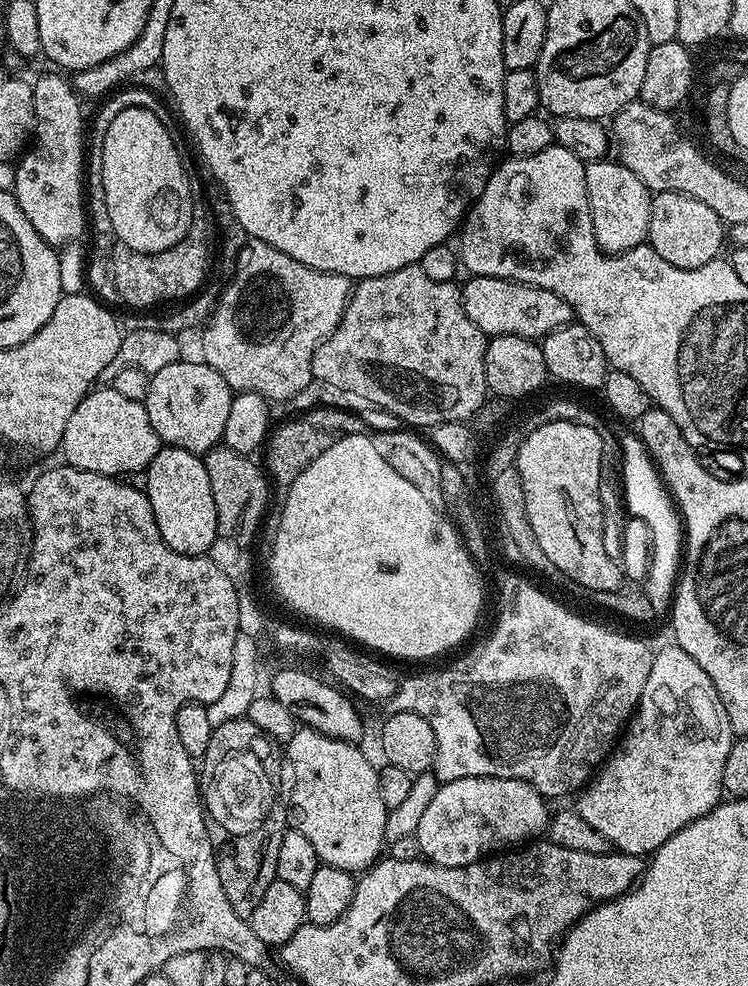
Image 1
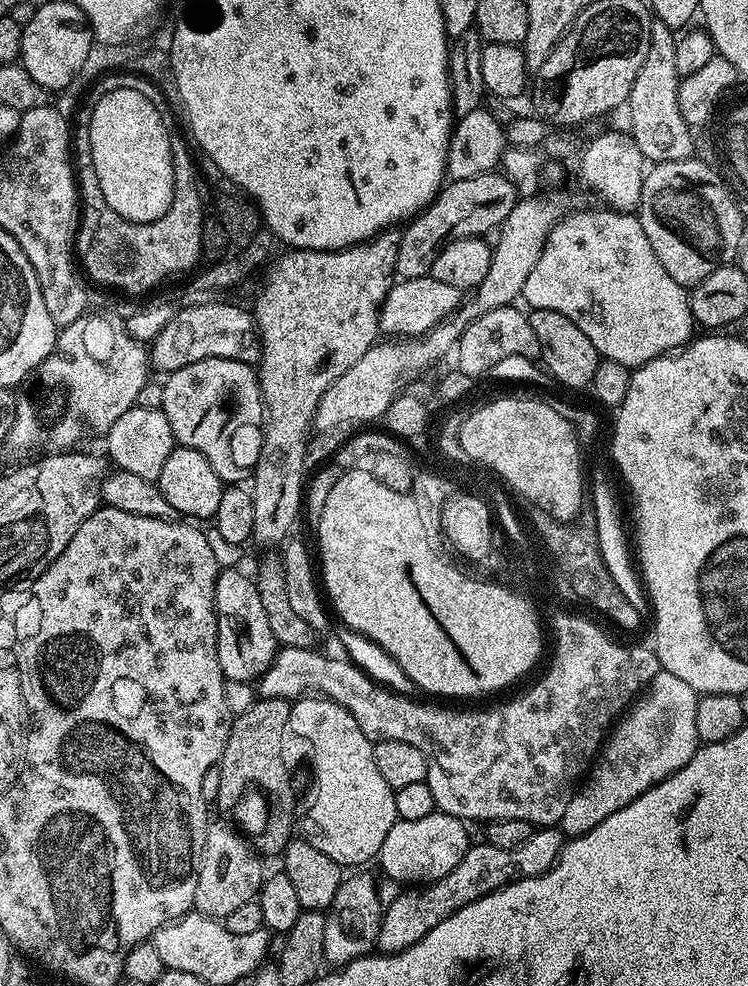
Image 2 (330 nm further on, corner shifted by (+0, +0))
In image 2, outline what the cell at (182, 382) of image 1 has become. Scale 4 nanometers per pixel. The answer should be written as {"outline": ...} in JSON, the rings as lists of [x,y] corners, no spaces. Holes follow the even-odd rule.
{"outline":[[[206,358],[167,373],[163,385],[162,410],[176,435],[177,445],[198,450],[225,485],[247,481],[260,457],[264,441],[262,425],[266,420],[257,369],[240,360]]]}

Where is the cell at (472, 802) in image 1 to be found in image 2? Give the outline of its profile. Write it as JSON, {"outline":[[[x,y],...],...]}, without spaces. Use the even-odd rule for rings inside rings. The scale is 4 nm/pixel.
{"outline":[[[439,810],[426,818],[418,818],[418,822],[397,819],[390,834],[386,834],[386,842],[382,842],[378,865],[390,879],[404,884],[400,886],[423,886],[446,878],[469,850],[470,839],[464,828],[467,828],[465,821]]]}

